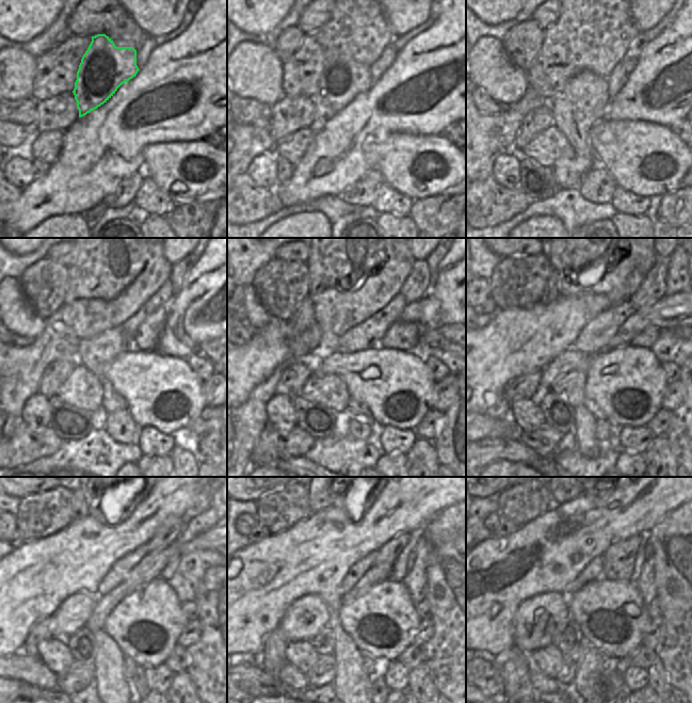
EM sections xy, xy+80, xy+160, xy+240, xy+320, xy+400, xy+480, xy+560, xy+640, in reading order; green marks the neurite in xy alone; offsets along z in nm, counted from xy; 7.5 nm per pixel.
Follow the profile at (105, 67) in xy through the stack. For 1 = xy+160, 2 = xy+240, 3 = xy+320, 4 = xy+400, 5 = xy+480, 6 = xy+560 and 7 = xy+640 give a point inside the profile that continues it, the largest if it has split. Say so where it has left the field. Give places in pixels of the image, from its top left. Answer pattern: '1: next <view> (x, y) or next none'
1: next xy+160 (582, 104)
2: next xy+240 (96, 354)
3: next xy+320 (357, 408)
4: next xy+400 (614, 438)
5: next xy+480 (141, 687)
6: next xy+560 (381, 690)
7: next xy+640 (624, 693)

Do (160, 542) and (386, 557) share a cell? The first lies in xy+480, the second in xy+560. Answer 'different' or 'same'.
same

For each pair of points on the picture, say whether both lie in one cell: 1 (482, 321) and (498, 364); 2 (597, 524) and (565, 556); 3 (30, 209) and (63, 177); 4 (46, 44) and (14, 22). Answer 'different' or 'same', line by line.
1: different
2: same
3: same
4: different

